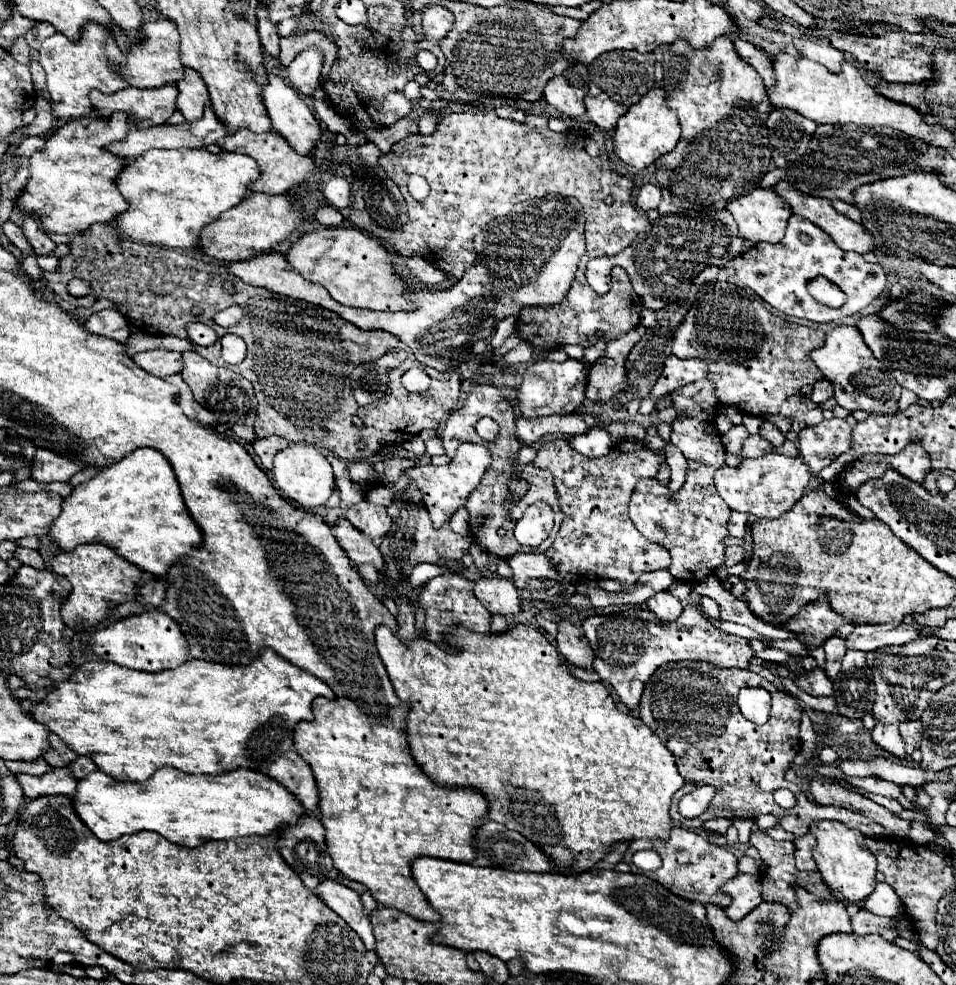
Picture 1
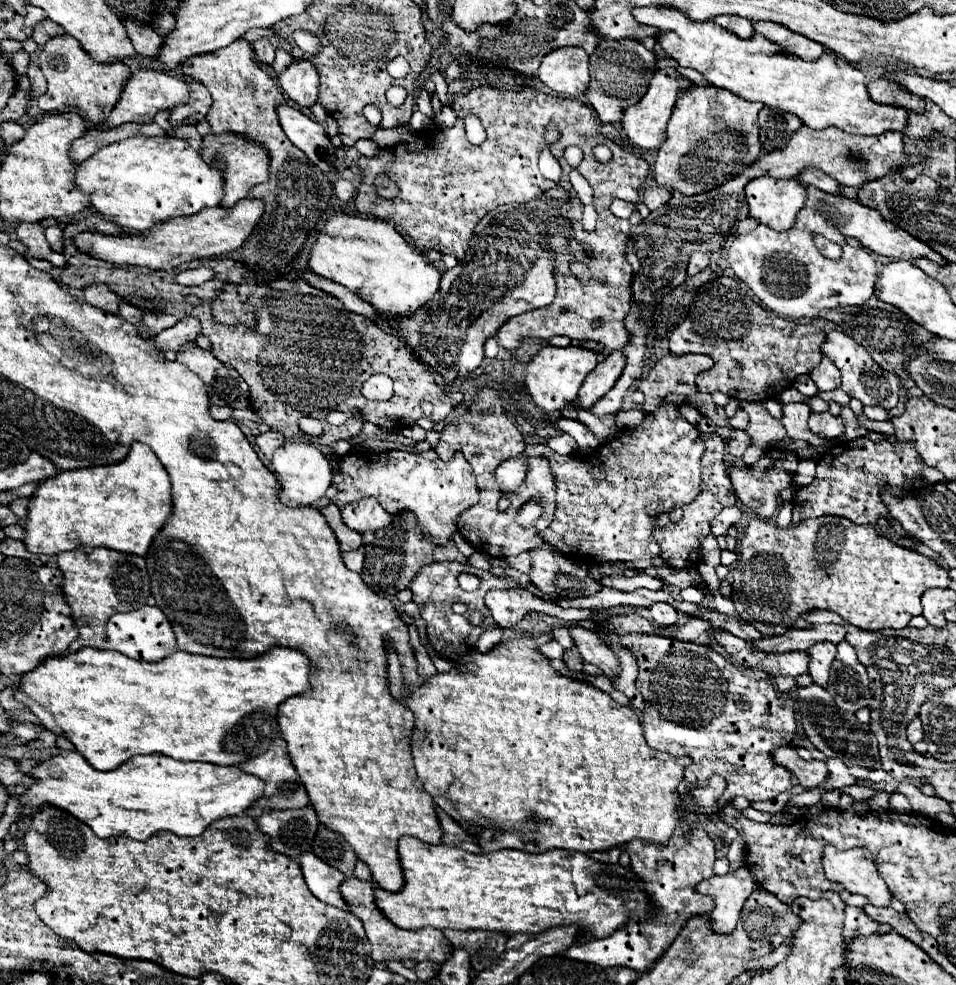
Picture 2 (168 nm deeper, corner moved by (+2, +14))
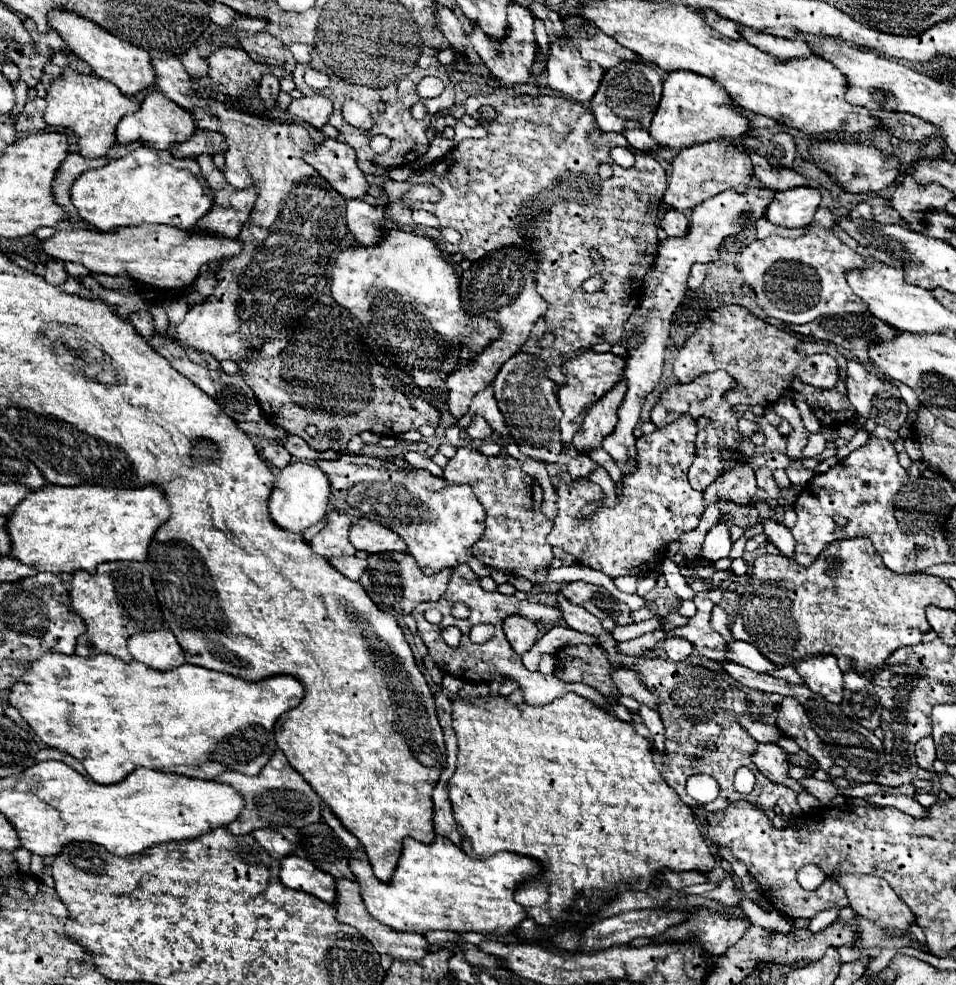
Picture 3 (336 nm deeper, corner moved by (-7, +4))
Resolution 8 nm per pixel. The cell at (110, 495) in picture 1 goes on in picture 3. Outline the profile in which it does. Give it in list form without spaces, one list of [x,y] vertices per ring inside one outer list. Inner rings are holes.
[[[44,484],[34,490],[16,506],[10,514],[6,530],[12,540],[12,556],[22,564],[38,568],[38,572],[74,572],[86,570],[96,572],[96,566],[110,560],[146,560],[148,546],[158,530],[170,518],[170,506],[166,494],[160,486],[146,484],[140,488],[104,488],[98,484],[80,484],[80,486],[54,486]]]

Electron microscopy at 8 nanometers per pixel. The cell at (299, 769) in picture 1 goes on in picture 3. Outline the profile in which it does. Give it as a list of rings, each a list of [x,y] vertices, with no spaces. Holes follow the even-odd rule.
[[[280,750],[270,756],[268,764],[256,776],[246,776],[246,774],[238,774],[238,772],[224,772],[216,780],[232,784],[246,798],[246,806],[244,806],[242,814],[228,828],[232,834],[250,834],[252,830],[274,828],[274,826],[304,828],[308,824],[322,822],[320,798],[310,788],[310,784],[288,764],[284,752],[280,752]]]

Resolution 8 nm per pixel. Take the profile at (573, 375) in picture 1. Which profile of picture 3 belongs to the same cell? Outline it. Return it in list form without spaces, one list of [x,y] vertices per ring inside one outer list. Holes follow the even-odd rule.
[[[584,352],[566,364],[562,364],[562,374],[566,376],[566,384],[558,386],[558,404],[562,408],[562,420],[560,420],[560,434],[562,442],[570,444],[574,434],[580,430],[580,422],[588,408],[600,400],[622,376],[624,376],[624,358],[614,356],[612,352],[596,354],[596,352]]]

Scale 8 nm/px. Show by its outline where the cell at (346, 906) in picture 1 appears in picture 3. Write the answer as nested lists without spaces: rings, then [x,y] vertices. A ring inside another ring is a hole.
[[[288,856],[280,862],[280,880],[294,890],[308,892],[322,902],[336,906],[336,878],[332,874],[326,874],[312,866],[312,862],[306,862],[298,856]]]

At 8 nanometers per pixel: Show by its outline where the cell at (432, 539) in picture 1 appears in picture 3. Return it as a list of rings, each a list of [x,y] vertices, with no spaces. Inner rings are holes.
[[[390,552],[390,554],[370,554],[368,568],[360,578],[360,584],[368,592],[368,596],[376,602],[378,608],[394,612],[394,614],[410,614],[420,602],[438,600],[450,582],[452,570],[440,570],[440,574],[426,576],[420,566],[414,562],[410,552]]]

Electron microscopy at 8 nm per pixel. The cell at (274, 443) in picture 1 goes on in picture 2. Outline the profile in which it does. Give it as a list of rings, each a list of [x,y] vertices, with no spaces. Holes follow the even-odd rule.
[[[269,430],[269,432],[259,434],[255,438],[255,444],[265,454],[265,458],[271,458],[271,454],[275,452],[275,448],[279,448],[283,442],[285,442],[285,438],[281,436],[281,432],[275,432],[275,430]]]

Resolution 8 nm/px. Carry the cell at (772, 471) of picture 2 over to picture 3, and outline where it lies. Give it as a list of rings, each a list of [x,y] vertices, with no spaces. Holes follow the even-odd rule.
[[[760,518],[760,524],[762,524],[762,528],[764,528],[764,534],[770,538],[770,542],[776,544],[776,548],[780,550],[780,554],[792,558],[796,542],[794,542],[790,530],[788,530],[786,526],[778,524],[776,520],[762,520],[762,518]]]

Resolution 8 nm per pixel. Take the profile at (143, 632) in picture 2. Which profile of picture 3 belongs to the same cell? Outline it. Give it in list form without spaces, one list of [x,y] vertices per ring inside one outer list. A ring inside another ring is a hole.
[[[170,630],[134,634],[128,638],[128,650],[134,660],[156,670],[172,670],[184,664],[182,648]]]

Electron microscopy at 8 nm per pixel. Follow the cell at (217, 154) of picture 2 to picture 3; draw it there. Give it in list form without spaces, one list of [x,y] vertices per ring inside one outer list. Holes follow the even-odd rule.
[[[200,154],[198,164],[202,168],[202,178],[214,190],[214,208],[198,222],[196,230],[208,230],[212,234],[236,238],[238,230],[254,208],[258,190],[254,190],[254,186],[248,186],[246,190],[234,190],[234,186],[226,182],[224,174],[214,166],[210,154]]]

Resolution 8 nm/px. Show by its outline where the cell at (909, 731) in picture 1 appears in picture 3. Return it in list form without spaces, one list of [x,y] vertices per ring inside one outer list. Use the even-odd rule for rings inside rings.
[[[930,736],[916,742],[916,760],[920,768],[932,770],[932,762],[936,760],[936,750],[934,750],[934,742]]]

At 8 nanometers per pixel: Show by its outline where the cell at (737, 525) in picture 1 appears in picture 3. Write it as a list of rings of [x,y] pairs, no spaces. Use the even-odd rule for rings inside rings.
[[[718,522],[708,534],[706,540],[702,544],[702,552],[700,558],[708,560],[708,562],[716,562],[720,558],[730,556],[734,540],[730,538],[730,524],[726,522]]]

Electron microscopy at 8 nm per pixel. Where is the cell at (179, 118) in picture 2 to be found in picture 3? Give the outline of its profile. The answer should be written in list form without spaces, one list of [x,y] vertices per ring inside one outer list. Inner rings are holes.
[[[196,128],[196,132],[180,144],[174,144],[170,148],[170,152],[178,158],[186,158],[186,156],[200,156],[200,154],[216,154],[216,152],[224,152],[226,150],[226,138],[220,132],[208,132],[208,130],[200,130]]]

